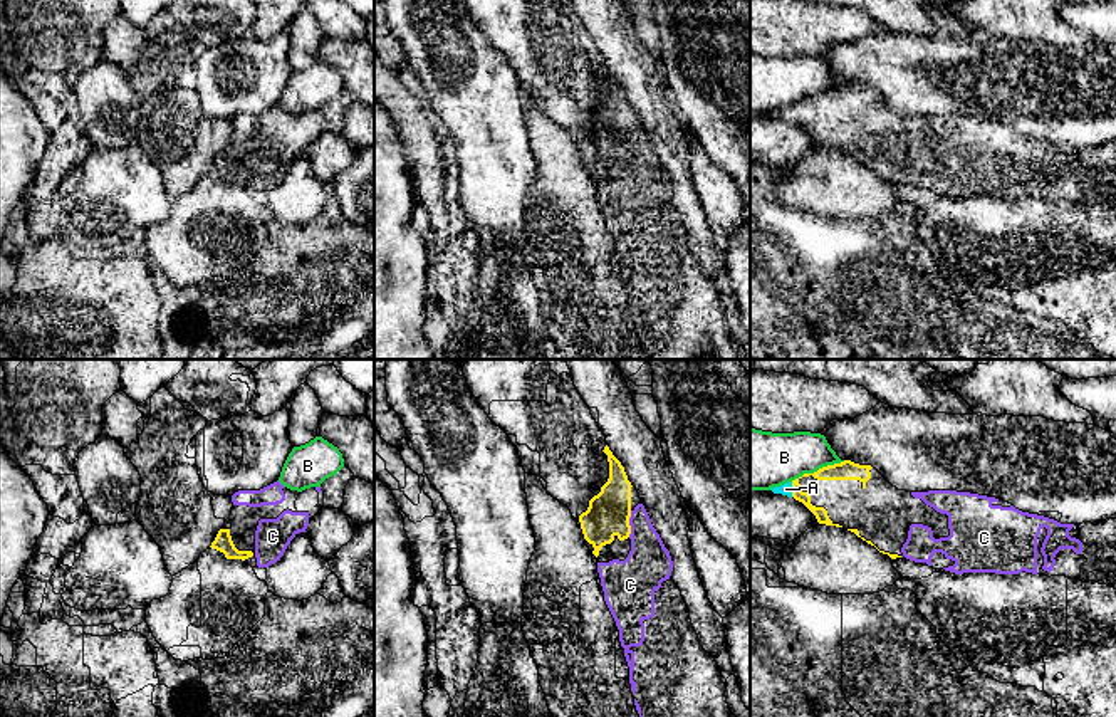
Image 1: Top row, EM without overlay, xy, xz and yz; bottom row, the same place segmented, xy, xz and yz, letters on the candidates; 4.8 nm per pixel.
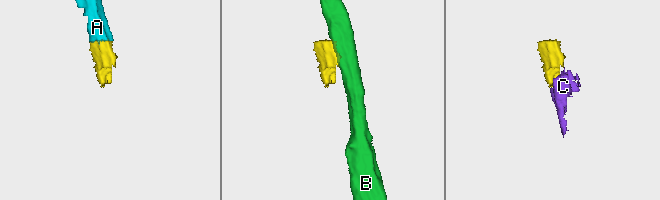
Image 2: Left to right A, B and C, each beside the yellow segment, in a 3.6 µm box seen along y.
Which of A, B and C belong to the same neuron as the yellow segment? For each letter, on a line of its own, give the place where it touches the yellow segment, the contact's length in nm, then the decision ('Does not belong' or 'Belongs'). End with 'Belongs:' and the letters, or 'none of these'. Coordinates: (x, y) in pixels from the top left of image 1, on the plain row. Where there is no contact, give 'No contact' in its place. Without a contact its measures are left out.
A: Touches yellow at yz (792, 113). Shared border 70 nm. Belongs
B: Touches yellow at yz (819, 93). Shared border 280 nm. Does not belong
C: Touches yellow at xz (628, 148). Shared border 130 nm. Belongs
Belongs: A, C

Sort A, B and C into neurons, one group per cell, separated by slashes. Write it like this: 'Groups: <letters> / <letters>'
Groups: A C / B

